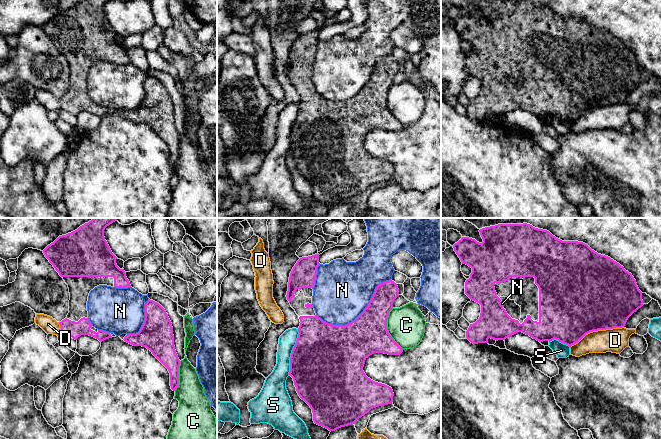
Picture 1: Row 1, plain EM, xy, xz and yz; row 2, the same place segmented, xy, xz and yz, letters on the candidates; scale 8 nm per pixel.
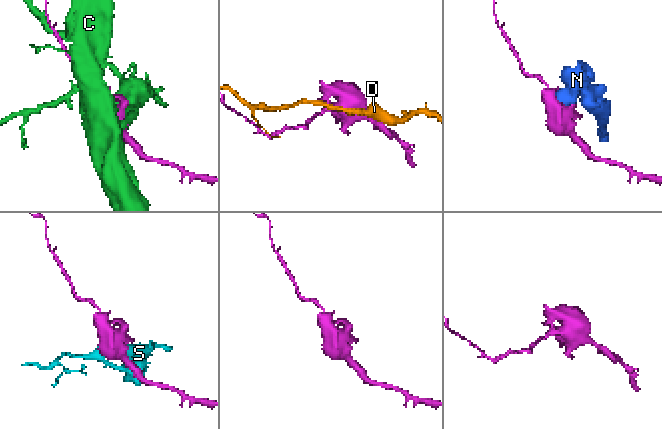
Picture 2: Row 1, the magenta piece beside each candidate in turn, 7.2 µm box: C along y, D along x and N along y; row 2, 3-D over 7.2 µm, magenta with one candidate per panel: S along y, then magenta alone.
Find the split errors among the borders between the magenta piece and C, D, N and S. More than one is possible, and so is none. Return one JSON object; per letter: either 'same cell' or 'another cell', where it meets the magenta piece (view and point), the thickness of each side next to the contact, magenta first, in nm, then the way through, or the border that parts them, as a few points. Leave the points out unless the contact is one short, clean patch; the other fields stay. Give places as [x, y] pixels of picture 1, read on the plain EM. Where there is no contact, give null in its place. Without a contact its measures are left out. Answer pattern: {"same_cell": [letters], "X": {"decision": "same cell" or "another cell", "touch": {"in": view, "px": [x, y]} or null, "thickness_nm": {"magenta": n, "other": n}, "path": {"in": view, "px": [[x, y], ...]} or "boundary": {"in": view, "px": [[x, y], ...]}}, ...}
{"same_cell": [], "C": {"decision": "another cell", "touch": {"in": "xz", "px": [386, 105]}, "thickness_nm": {"magenta": 320, "other": 300}}, "D": {"decision": "another cell", "touch": {"in": "yz", "px": [596, 106]}, "thickness_nm": {"magenta": 500, "other": 200}}, "N": {"decision": "another cell", "touch": {"in": "xz", "px": [359, 91]}, "thickness_nm": {"magenta": 320, "other": 460}}, "S": {"decision": "another cell", "touch": {"in": "xz", "px": [292, 128]}, "thickness_nm": {"magenta": 500, "other": 140}}}

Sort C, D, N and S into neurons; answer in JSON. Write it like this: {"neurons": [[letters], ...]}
{"neurons": [["C"], ["D"], ["N"], ["S"]]}

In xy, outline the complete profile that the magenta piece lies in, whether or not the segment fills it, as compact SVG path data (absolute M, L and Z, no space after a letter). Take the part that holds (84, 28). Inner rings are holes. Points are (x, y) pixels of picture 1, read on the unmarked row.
M84 0L71 9L59 12L43 26L45 33L68 61L70 69L69 89L59 100L62 109L75 116L81 111L92 112L100 118L112 114L109 108L93 103L88 95L87 77L91 66L99 61L115 64L131 63L124 45L117 42L117 33L112 29L105 16L104 6L109 1Z

